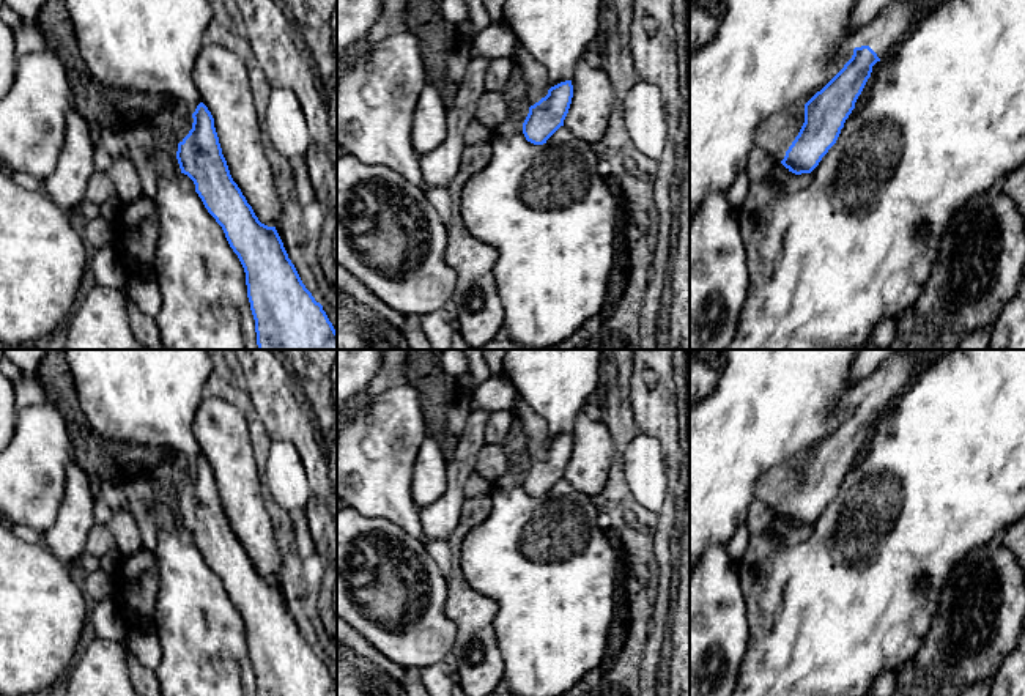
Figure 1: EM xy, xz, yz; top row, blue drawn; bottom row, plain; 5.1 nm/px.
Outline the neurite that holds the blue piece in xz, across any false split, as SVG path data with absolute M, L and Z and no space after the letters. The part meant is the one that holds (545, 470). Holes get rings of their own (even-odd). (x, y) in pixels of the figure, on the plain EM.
M521 403L515 405L509 414L521 425L526 436L529 466L523 476L523 487L527 494L543 498L564 479L573 450L572 433L551 439L546 422Z

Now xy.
M176 455L165 476L178 496L181 526L194 534L244 620L257 696L337 696L337 683L302 636L276 579L258 573L233 534L208 460L200 455L191 466Z

